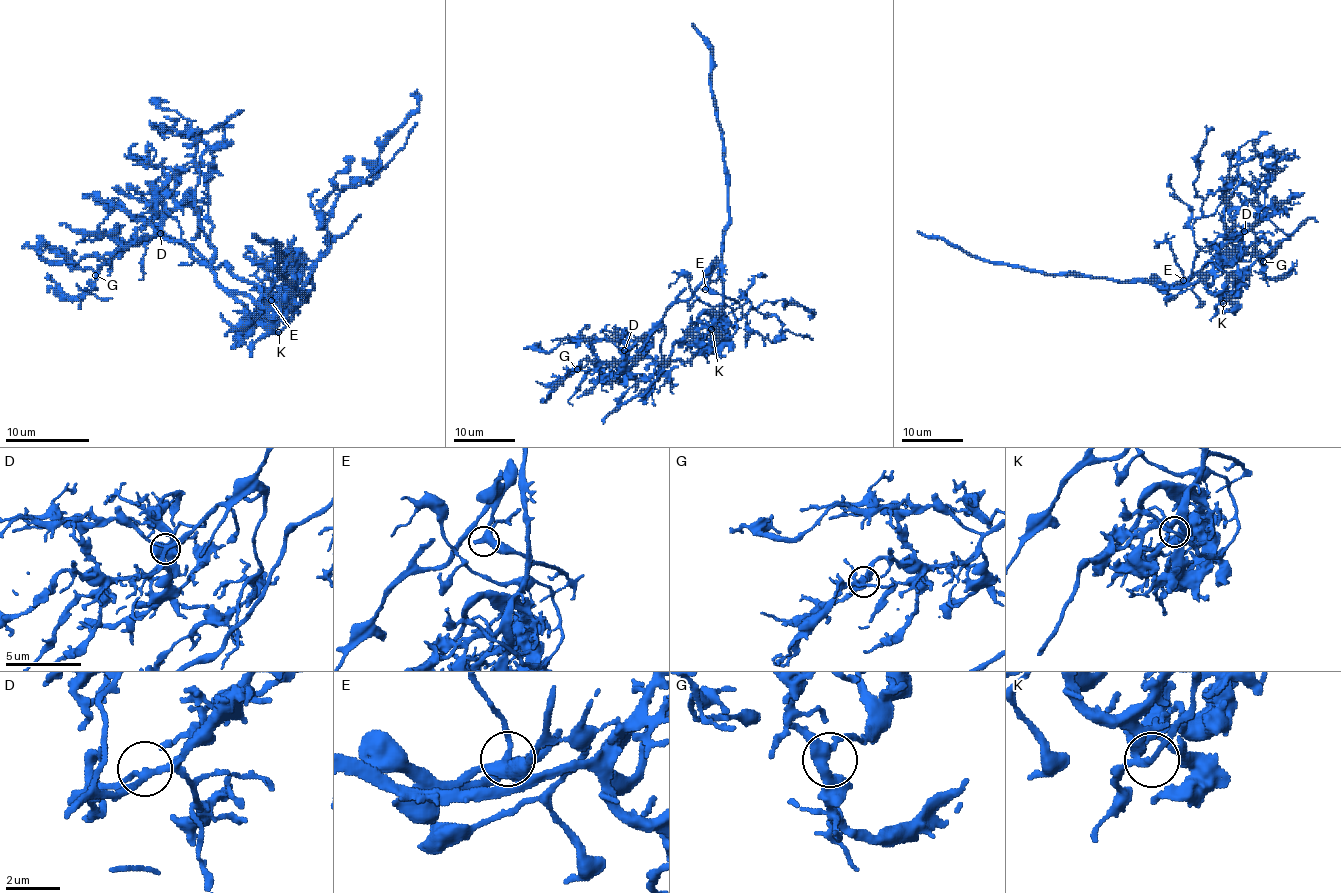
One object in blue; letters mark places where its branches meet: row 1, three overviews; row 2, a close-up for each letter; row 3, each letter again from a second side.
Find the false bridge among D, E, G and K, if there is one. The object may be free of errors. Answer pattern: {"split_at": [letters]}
{"split_at": ["K"]}

